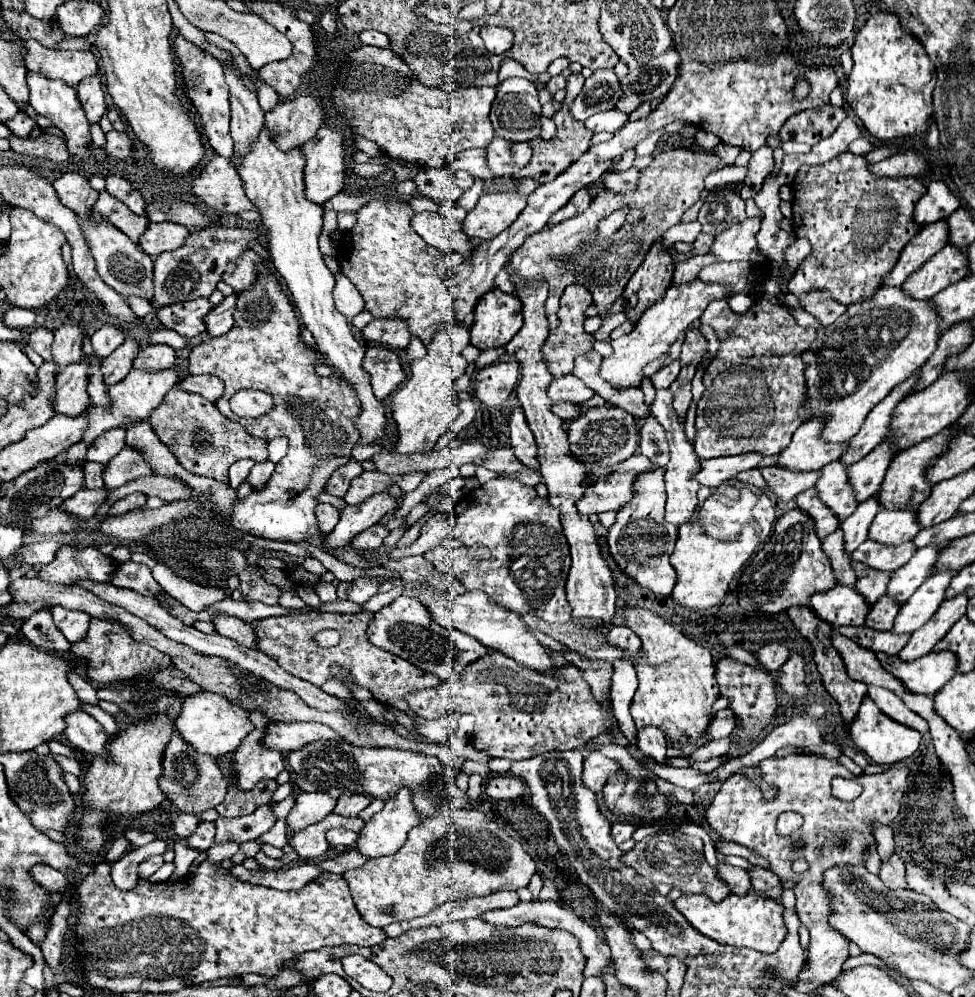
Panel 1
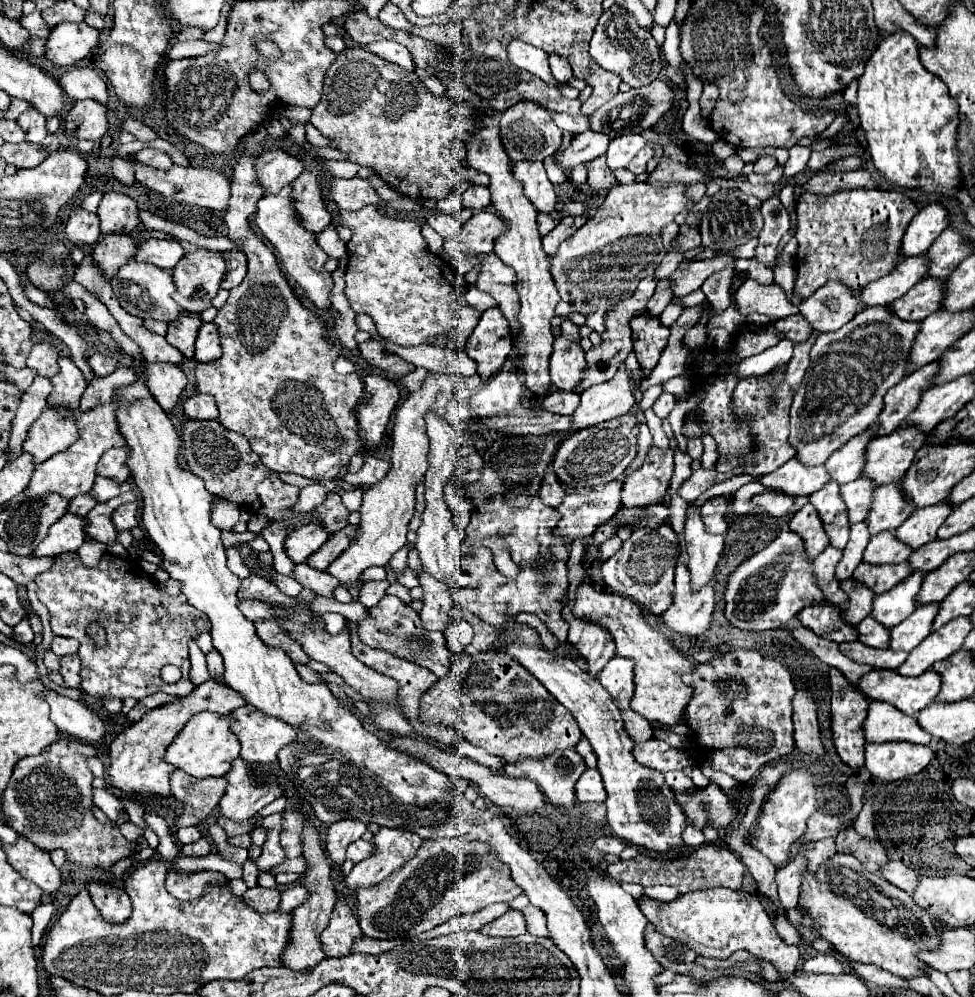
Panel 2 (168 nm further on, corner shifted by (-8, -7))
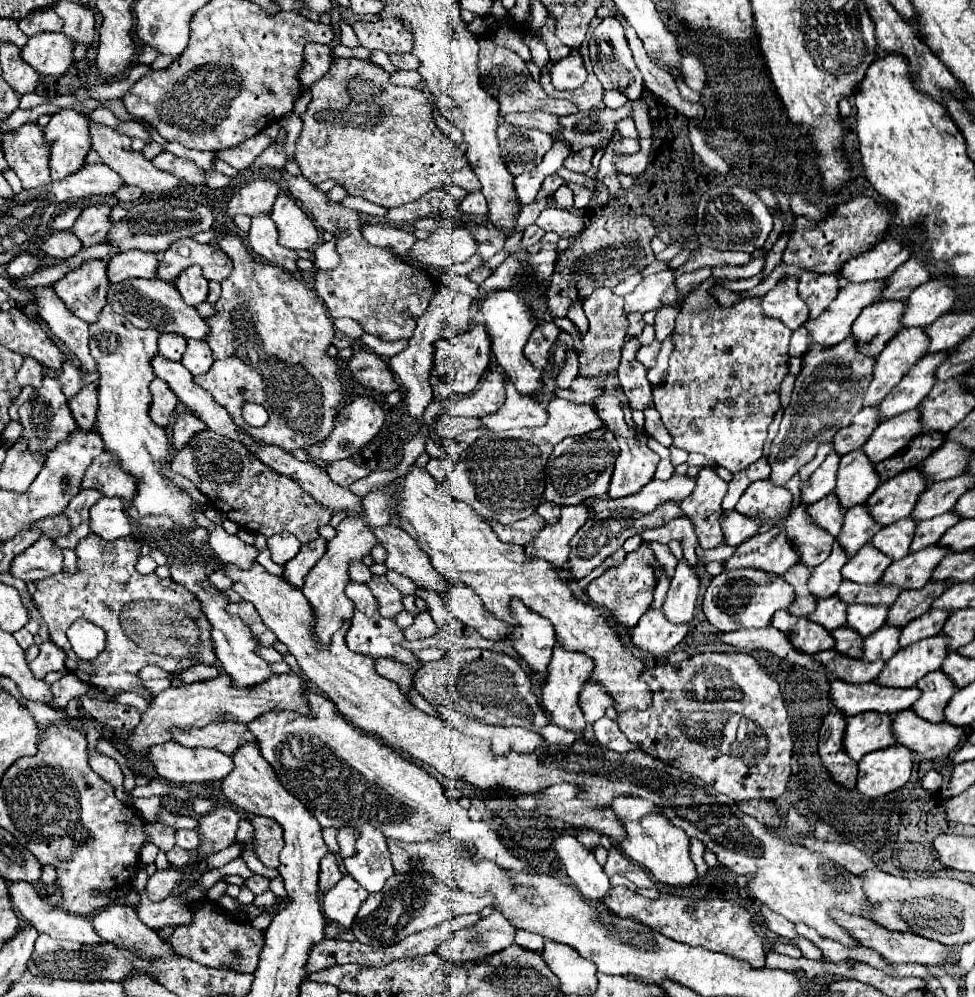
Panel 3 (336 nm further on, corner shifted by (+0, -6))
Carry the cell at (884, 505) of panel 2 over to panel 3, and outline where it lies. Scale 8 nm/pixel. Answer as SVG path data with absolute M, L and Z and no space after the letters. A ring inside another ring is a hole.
M866 503L854 505L846 511L844 527L842 527L842 533L838 535L838 541L840 541L840 545L844 547L844 551L848 555L854 555L880 529L882 529L882 525L878 521L874 521L874 517L870 515Z

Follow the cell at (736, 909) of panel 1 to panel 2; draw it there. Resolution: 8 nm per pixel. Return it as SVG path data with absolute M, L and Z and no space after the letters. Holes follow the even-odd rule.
M710 888L700 892L688 892L672 902L654 902L646 896L638 898L638 906L648 922L662 934L688 944L698 954L708 958L730 958L738 950L746 950L756 958L772 962L784 974L790 974L798 966L800 952L796 946L788 946L776 932L770 916L762 910L760 900L754 894L730 888Z

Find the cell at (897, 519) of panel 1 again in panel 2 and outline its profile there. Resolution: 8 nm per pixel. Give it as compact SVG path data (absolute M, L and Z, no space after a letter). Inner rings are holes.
M882 532L870 538L864 550L864 564L884 566L884 564L900 564L906 562L912 554L910 546L904 546L900 540L894 538L894 532Z

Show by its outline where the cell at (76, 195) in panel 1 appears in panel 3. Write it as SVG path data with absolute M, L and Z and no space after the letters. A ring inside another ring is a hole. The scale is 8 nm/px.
M66 229L66 231L54 231L44 243L42 243L42 251L54 259L70 259L72 255L76 255L82 249L82 241L78 241L78 237Z

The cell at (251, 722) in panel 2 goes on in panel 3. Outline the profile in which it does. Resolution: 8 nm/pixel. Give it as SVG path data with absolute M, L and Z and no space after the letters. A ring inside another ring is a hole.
M226 715L224 719L212 721L202 729L174 729L174 741L186 747L212 747L232 755L242 745L256 743L256 737L246 729L244 723L238 723Z

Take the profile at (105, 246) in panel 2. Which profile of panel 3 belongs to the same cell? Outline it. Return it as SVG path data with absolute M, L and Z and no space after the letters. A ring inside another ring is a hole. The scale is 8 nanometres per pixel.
M88 259L78 269L68 271L64 279L54 283L56 295L66 307L86 323L96 321L98 311L106 305L108 291L108 261Z

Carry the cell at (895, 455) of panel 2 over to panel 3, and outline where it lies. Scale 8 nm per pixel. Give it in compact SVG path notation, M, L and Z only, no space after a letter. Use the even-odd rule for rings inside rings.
M854 449L842 455L838 469L838 485L834 493L838 493L838 499L846 509L850 509L850 505L864 503L878 485L880 475L876 471L876 465L862 449Z

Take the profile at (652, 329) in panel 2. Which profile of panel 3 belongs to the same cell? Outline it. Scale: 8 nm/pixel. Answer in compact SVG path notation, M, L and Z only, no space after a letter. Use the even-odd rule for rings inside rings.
M630 337L622 347L622 361L618 367L618 379L632 409L646 409L652 405L652 385L646 379L648 369L636 359L640 349L638 337Z

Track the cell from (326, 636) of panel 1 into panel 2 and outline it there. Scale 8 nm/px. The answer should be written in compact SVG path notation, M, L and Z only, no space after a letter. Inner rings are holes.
M322 614L320 620L326 624L324 628L326 628L328 632L332 632L332 634L334 634L334 632L338 634L338 632L342 630L342 624L346 622L346 618L340 616L340 614Z

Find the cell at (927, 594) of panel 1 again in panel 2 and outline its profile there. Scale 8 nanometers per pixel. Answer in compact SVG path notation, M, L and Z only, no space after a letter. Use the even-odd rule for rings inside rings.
M926 604L914 610L906 622L900 622L898 626L890 628L890 646L892 650L914 650L928 634L934 622L934 616L938 612L938 604Z

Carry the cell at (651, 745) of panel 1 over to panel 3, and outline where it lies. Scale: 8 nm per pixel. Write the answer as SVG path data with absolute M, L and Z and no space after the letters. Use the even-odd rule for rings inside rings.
M590 683L586 685L586 689L582 691L582 697L580 697L580 705L582 705L582 711L584 711L584 717L586 717L586 723L596 723L598 719L604 717L606 709L608 707L614 707L614 699L604 691L604 687L600 683Z

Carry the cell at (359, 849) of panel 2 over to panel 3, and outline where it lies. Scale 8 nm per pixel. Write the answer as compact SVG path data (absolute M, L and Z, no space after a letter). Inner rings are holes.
M364 825L364 827L358 827L358 829L360 829L360 837L356 841L356 853L352 857L344 859L344 867L368 893L376 893L386 883L386 877L390 877L394 873L388 843L386 843L386 837L370 825Z

